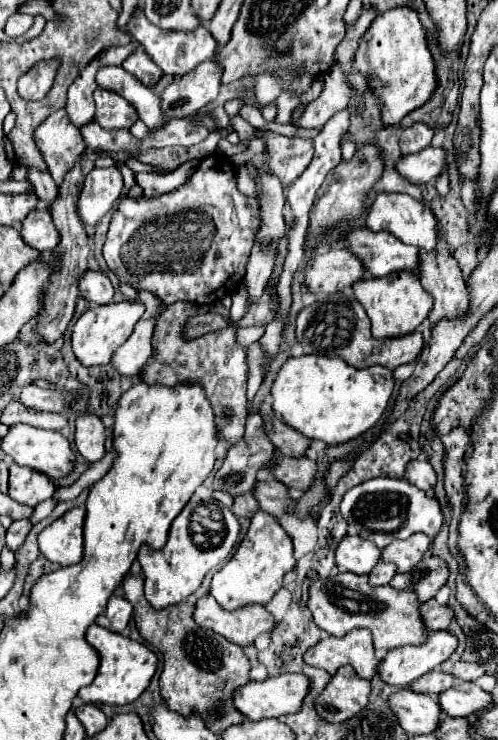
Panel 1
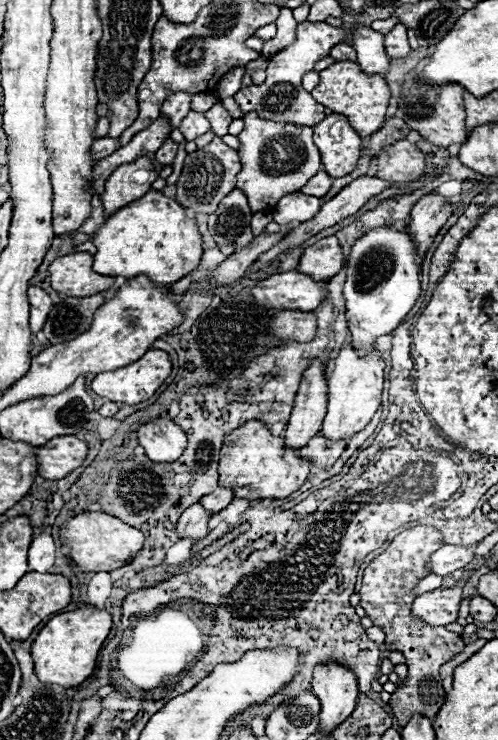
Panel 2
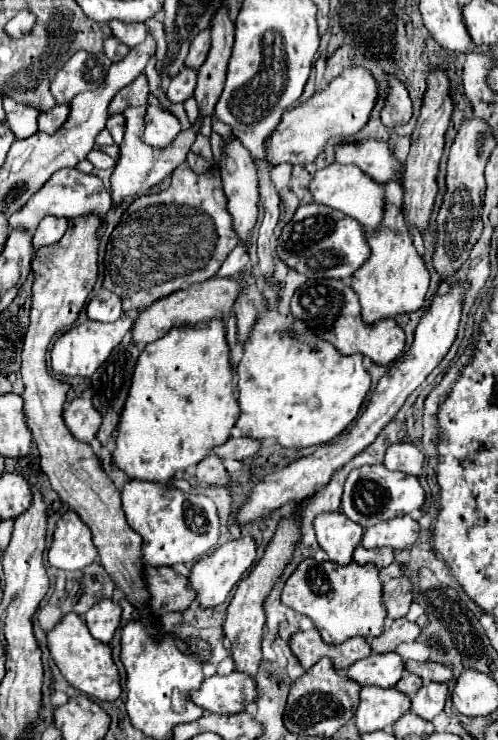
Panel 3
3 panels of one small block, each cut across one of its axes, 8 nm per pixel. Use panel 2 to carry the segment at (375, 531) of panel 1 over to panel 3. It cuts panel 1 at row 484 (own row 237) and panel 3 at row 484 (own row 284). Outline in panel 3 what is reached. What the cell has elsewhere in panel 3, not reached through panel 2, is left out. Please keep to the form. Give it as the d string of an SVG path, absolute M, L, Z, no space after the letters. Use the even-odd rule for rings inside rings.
M384 464L378 466L362 466L348 474L342 494L342 512L358 522L362 528L374 526L376 522L404 516L420 510L424 504L424 488L420 486L416 476L404 472L392 472Z

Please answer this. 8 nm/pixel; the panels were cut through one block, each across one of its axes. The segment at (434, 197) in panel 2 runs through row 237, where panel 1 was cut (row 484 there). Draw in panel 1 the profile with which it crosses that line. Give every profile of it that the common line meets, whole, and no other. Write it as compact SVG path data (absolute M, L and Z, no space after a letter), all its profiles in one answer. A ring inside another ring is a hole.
M412 460L408 466L406 466L406 480L414 486L418 486L420 490L428 492L434 488L436 484L436 472L434 468L430 466L430 462L424 462L424 460Z

